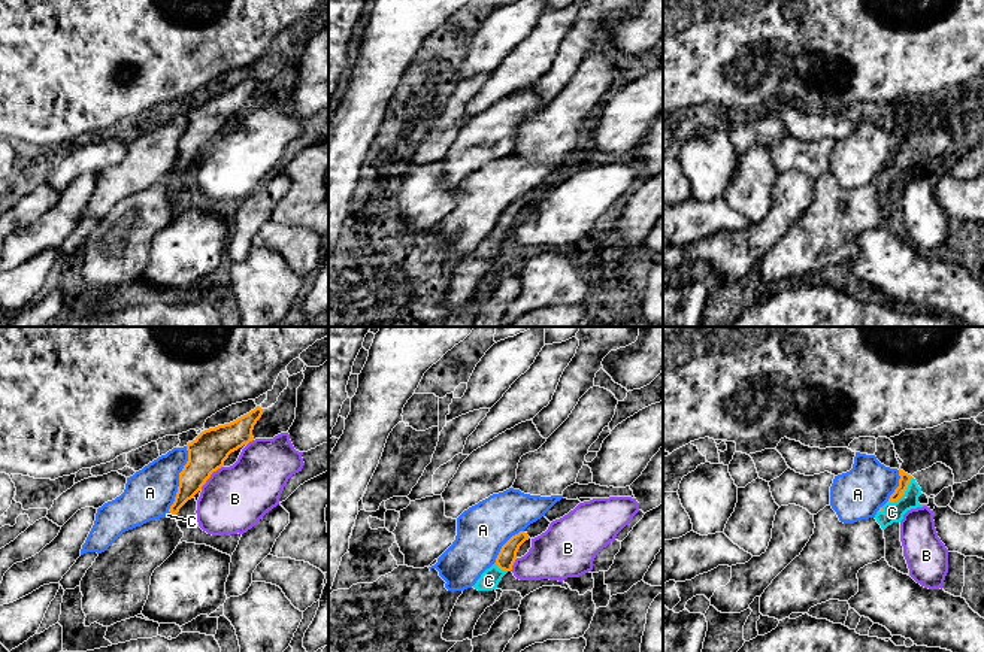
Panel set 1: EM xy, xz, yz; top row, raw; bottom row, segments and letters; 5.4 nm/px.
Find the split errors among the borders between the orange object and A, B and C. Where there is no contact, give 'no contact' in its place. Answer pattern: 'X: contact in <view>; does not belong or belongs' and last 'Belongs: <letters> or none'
A: contact in xy; does not belong
B: contact in xy; does not belong
C: contact in yz; belongs
Belongs: C

